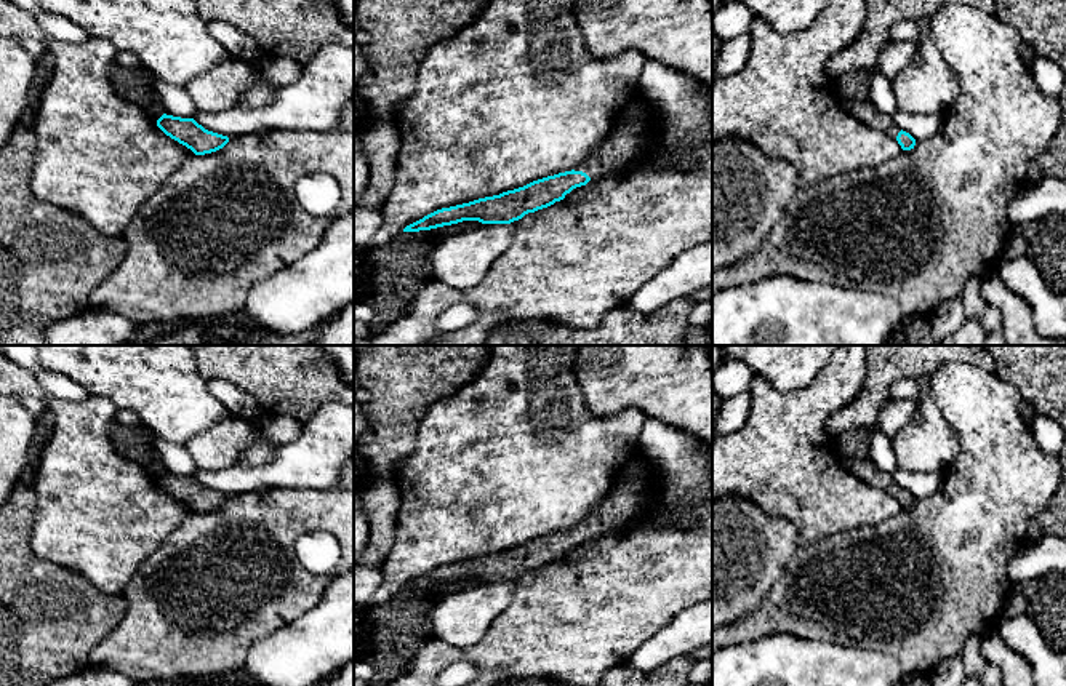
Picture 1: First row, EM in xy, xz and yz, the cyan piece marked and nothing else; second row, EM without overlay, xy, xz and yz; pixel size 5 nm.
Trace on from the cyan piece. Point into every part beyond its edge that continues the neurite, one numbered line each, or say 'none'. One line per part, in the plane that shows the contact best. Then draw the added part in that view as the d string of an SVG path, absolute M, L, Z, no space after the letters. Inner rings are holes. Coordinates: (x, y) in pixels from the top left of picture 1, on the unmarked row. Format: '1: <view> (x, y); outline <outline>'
1: xz (623, 502); outline M634 454L616 477L600 505L575 529L583 529L591 537L595 537L634 520L642 512L645 472L645 461Z

